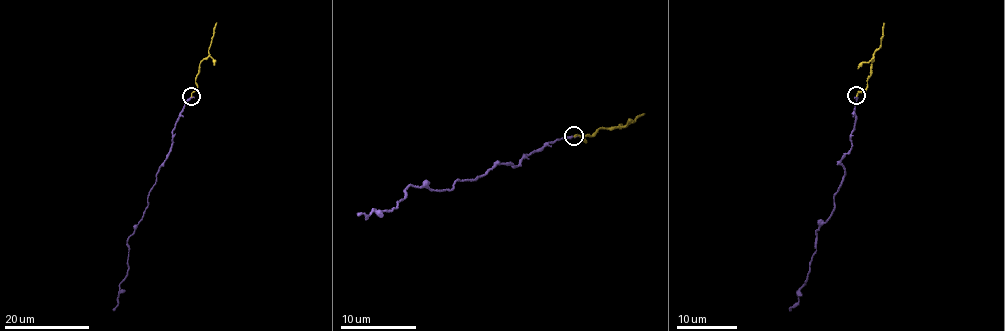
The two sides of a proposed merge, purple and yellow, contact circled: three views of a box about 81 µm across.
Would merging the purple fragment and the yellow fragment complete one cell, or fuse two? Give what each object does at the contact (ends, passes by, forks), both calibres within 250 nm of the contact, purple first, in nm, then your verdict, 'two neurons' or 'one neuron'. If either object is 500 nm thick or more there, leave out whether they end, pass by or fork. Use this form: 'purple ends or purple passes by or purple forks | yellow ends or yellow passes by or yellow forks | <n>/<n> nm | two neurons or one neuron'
purple ends | yellow ends | 240/180 nm | one neuron

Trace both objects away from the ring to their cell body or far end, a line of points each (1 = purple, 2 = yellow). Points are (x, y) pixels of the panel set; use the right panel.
1: (856, 96), (850, 151), (841, 160), (845, 174), (833, 196), (833, 210), (816, 233), (807, 281), (789, 310)
2: (857, 95), (867, 86), (874, 50), (881, 45), (884, 23)

